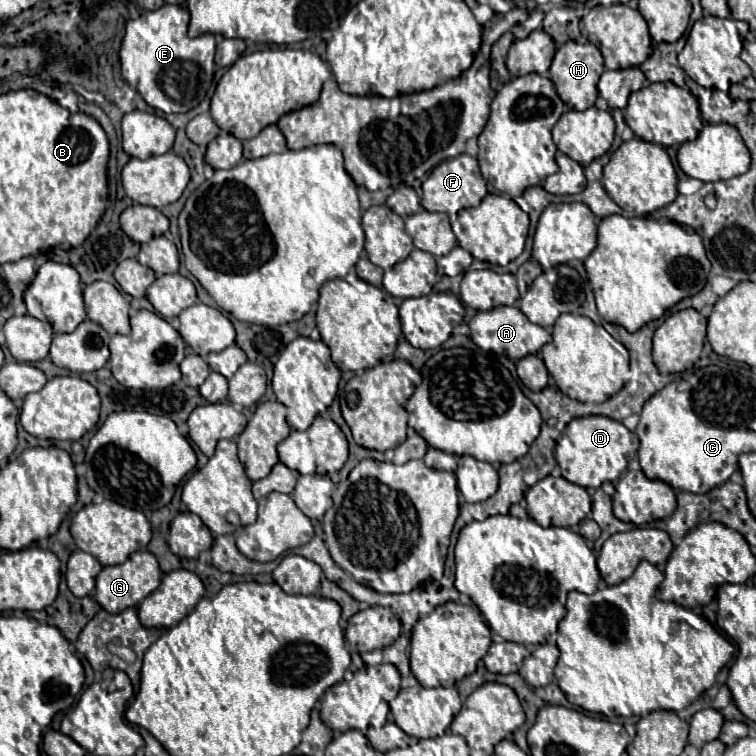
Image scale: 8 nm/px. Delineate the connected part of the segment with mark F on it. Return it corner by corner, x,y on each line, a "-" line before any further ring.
459,154
451,160
441,162
429,173
429,178
423,182
423,196
421,206
429,212
443,212
443,214
455,214
469,206
479,206
481,198
487,194
487,182
483,180
479,172
479,164
469,154

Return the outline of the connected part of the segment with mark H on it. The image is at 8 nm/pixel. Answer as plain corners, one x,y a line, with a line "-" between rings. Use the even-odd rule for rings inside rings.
565,42
553,58
553,64
549,68
549,76
551,82
557,88
559,98
571,106
573,110
587,110
589,106
595,104
597,100
597,82
599,76
603,74
605,66
603,66
603,56
597,50
597,46
593,46
591,42
587,44
577,44
577,42

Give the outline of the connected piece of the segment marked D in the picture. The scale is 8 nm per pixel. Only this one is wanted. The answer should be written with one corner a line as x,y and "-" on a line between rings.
583,416
573,418
557,442
555,458
563,472
563,478
577,486
593,486
599,488
603,482
615,482
629,464
629,458
637,454
639,440
633,432
629,432
621,422
609,416

